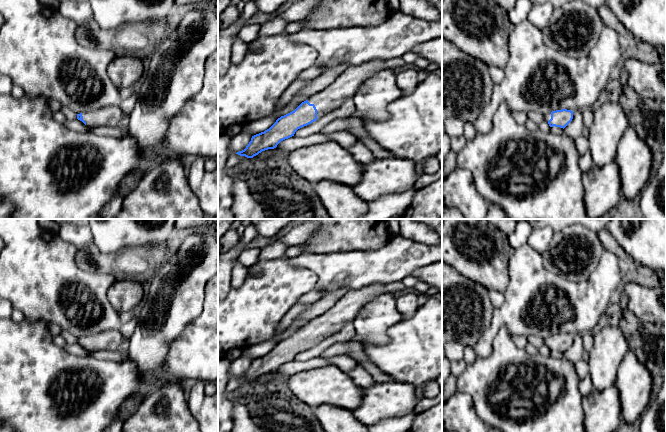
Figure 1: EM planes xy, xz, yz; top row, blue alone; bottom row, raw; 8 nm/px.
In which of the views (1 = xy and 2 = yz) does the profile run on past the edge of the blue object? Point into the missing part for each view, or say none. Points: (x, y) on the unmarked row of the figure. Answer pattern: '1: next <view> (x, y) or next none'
1: next none
2: next none

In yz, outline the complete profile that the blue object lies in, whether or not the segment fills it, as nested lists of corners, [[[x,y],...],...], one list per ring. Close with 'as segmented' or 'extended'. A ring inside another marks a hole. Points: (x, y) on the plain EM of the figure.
[[[562,333],[551,336],[551,343],[548,345],[550,351],[565,352],[573,343],[573,335]]]; as segmented

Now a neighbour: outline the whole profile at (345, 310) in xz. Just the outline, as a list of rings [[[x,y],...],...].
[[[374,283],[360,289],[349,290],[335,305],[324,314],[310,320],[307,324],[317,333],[317,342],[331,338],[346,324],[353,323],[359,310],[376,296],[388,293],[383,283]]]

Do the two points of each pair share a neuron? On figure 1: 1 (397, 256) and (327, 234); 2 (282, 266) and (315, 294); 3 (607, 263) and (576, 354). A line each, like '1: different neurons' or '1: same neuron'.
1: different neurons
2: different neurons
3: different neurons

